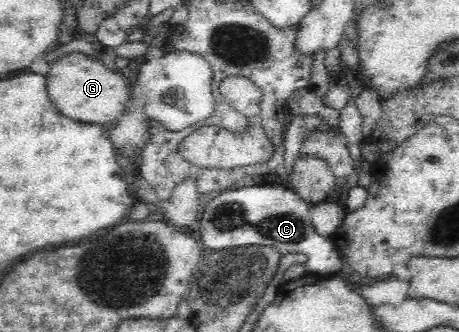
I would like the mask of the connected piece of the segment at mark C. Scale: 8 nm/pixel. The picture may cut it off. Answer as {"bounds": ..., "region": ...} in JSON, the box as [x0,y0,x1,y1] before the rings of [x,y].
{"bounds":[200,184,342,277],"region":[[[282,184],[246,186],[215,193],[200,215],[203,250],[220,251],[236,246],[268,246],[279,254],[302,253],[307,256],[306,271],[322,277],[341,275],[342,254],[331,237],[322,237],[311,222],[311,208]]]}

